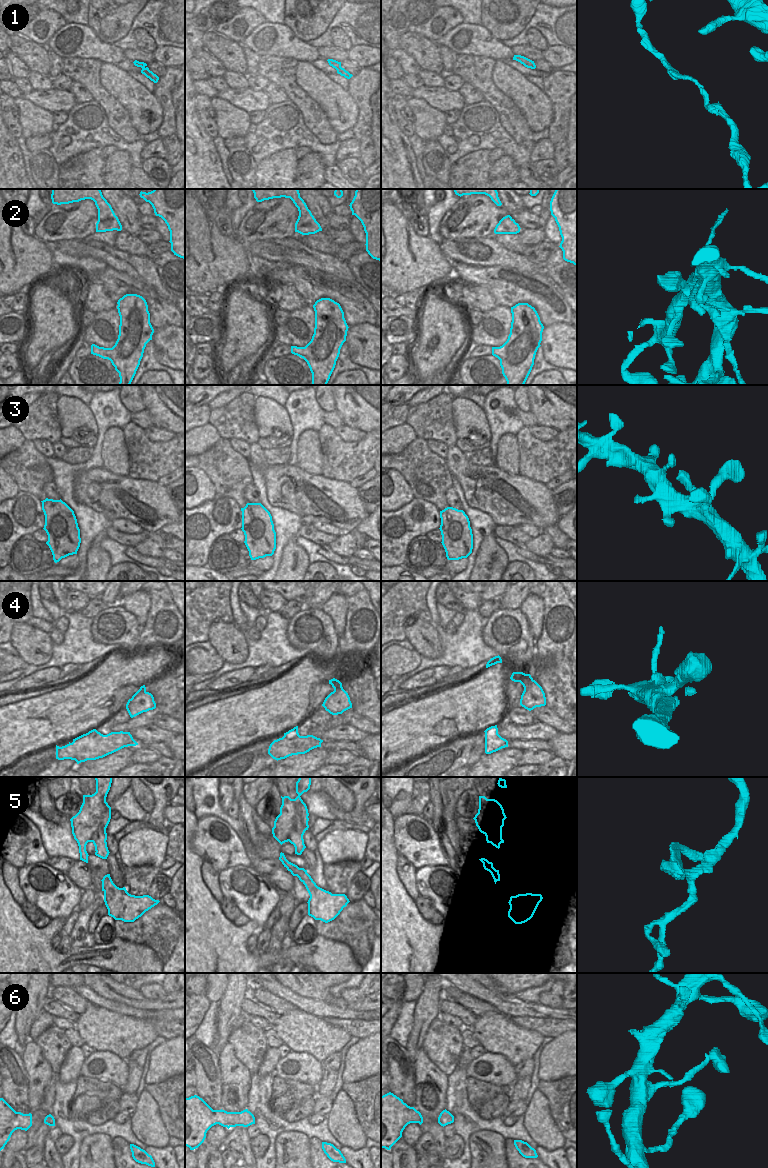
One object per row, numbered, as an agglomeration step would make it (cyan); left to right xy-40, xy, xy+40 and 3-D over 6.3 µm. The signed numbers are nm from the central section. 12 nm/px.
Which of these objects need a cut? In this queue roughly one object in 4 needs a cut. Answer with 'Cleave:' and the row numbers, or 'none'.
Cleave: 5

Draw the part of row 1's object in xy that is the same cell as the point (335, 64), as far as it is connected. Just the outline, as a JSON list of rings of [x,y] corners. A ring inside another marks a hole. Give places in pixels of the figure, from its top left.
[[[328,59],[327,61],[329,65],[335,68],[337,70],[337,73],[340,74],[341,76],[344,76],[347,79],[350,79],[353,76],[352,74],[350,74],[348,71],[341,67],[341,62],[338,62],[333,59]]]

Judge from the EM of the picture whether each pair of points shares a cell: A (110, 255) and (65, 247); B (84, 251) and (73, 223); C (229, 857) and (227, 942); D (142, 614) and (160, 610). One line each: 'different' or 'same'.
A: same
B: different
C: different
D: different

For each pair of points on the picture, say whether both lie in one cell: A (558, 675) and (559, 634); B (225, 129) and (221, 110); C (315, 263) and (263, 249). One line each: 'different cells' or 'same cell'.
A: same cell
B: same cell
C: same cell

